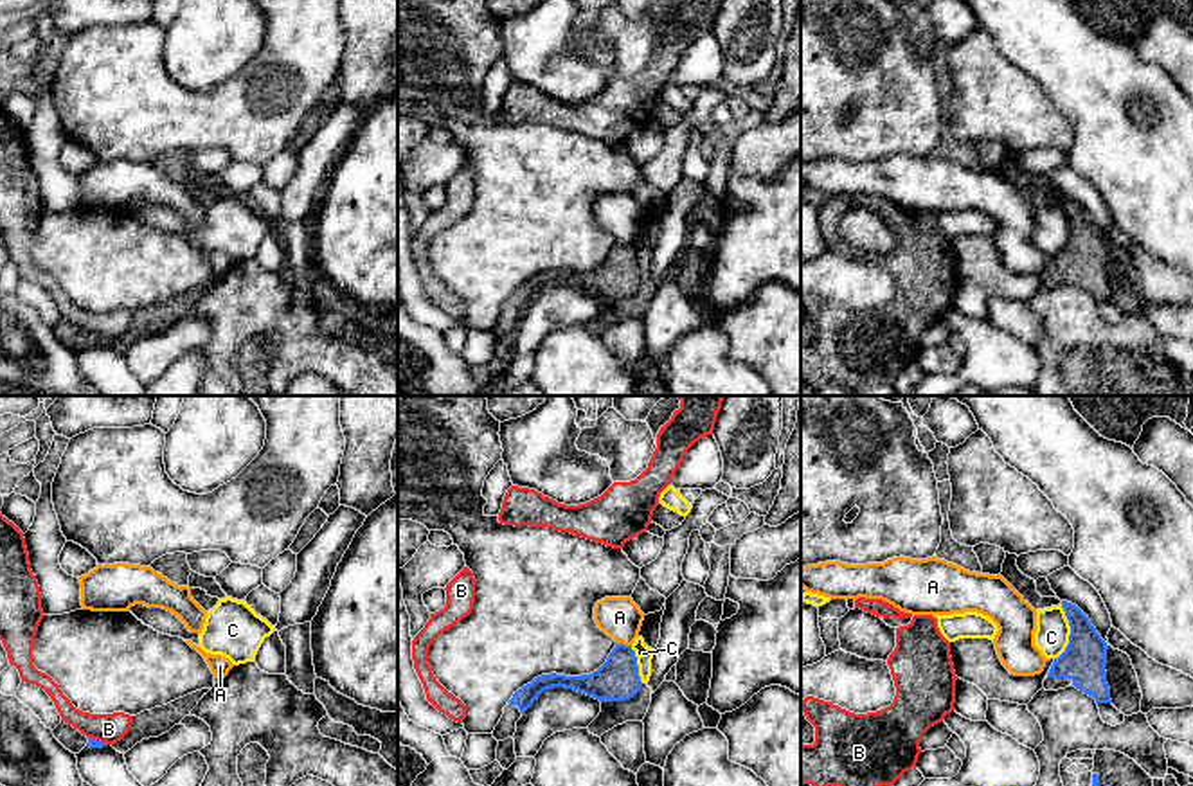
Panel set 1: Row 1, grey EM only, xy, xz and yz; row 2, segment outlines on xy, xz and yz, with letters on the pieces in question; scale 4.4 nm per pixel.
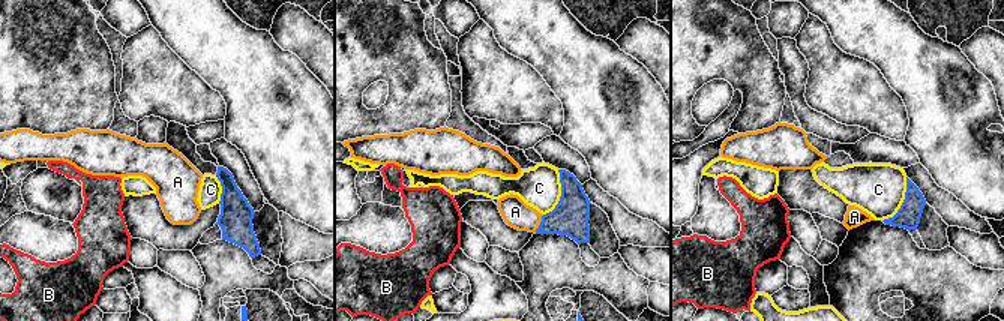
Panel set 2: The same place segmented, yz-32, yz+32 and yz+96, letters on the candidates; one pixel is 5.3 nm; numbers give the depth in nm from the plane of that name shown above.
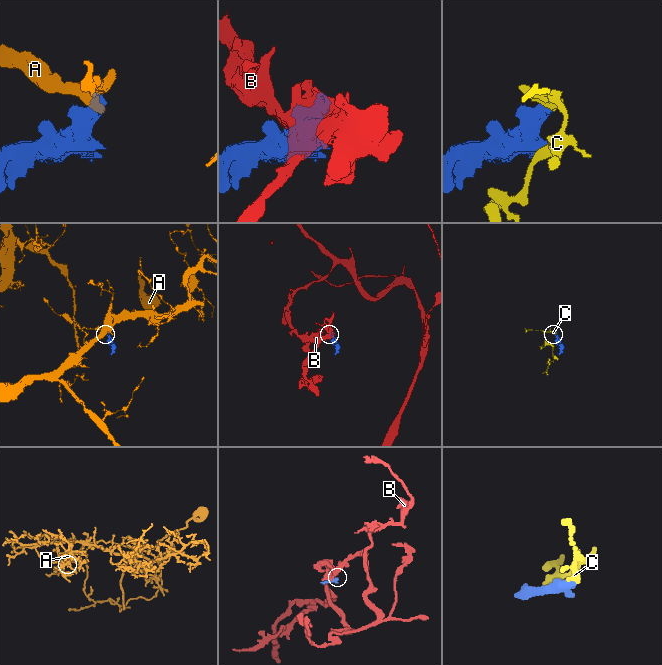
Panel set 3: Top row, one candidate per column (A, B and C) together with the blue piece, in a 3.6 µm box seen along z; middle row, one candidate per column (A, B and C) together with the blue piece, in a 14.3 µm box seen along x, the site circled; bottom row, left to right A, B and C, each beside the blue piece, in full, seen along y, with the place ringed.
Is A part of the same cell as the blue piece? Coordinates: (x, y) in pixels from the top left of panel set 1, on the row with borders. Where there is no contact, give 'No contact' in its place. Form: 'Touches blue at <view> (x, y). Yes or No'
Touches blue at xz (623, 644). No

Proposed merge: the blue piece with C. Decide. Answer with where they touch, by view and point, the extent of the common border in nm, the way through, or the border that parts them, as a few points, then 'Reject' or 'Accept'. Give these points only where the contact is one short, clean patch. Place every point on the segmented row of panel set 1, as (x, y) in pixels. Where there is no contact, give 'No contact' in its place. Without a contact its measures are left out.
Touches blue at yz (1071, 632). Shared border 260 nm. Boundary: yz (1062, 605), (1069, 626), (1069, 643), (1055, 659). Reject

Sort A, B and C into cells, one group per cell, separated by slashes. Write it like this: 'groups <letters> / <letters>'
groups A / B / C

